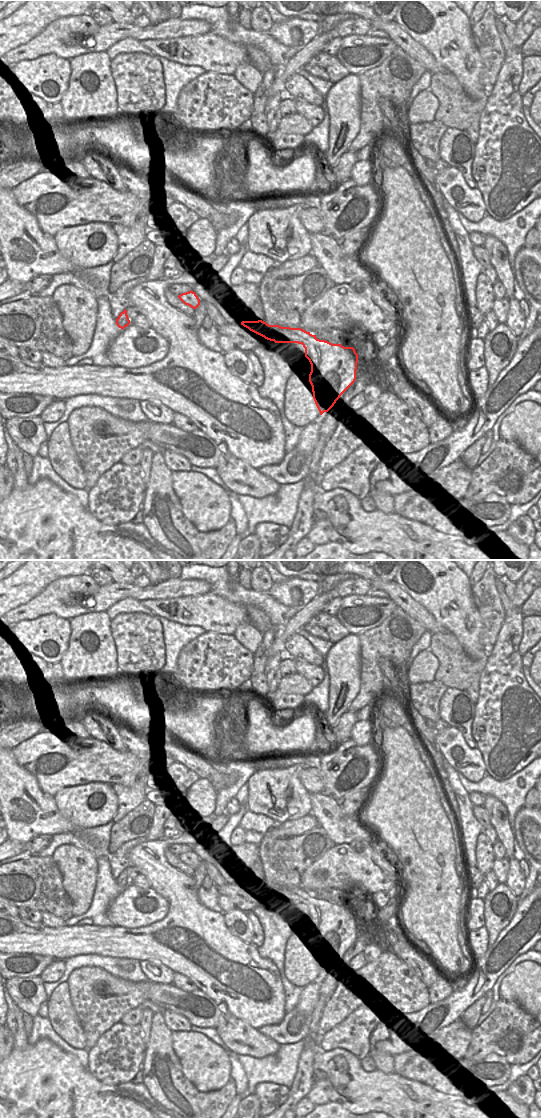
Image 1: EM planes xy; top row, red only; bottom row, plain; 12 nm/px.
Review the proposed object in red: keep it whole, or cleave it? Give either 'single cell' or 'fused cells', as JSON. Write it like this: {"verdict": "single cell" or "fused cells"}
{"verdict": "single cell"}

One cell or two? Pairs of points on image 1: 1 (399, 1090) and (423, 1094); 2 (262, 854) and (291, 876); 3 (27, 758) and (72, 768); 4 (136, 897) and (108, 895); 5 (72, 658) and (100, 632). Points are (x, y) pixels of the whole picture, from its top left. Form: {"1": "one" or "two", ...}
{"1": "one", "2": "one", "3": "one", "4": "two", "5": "one"}

